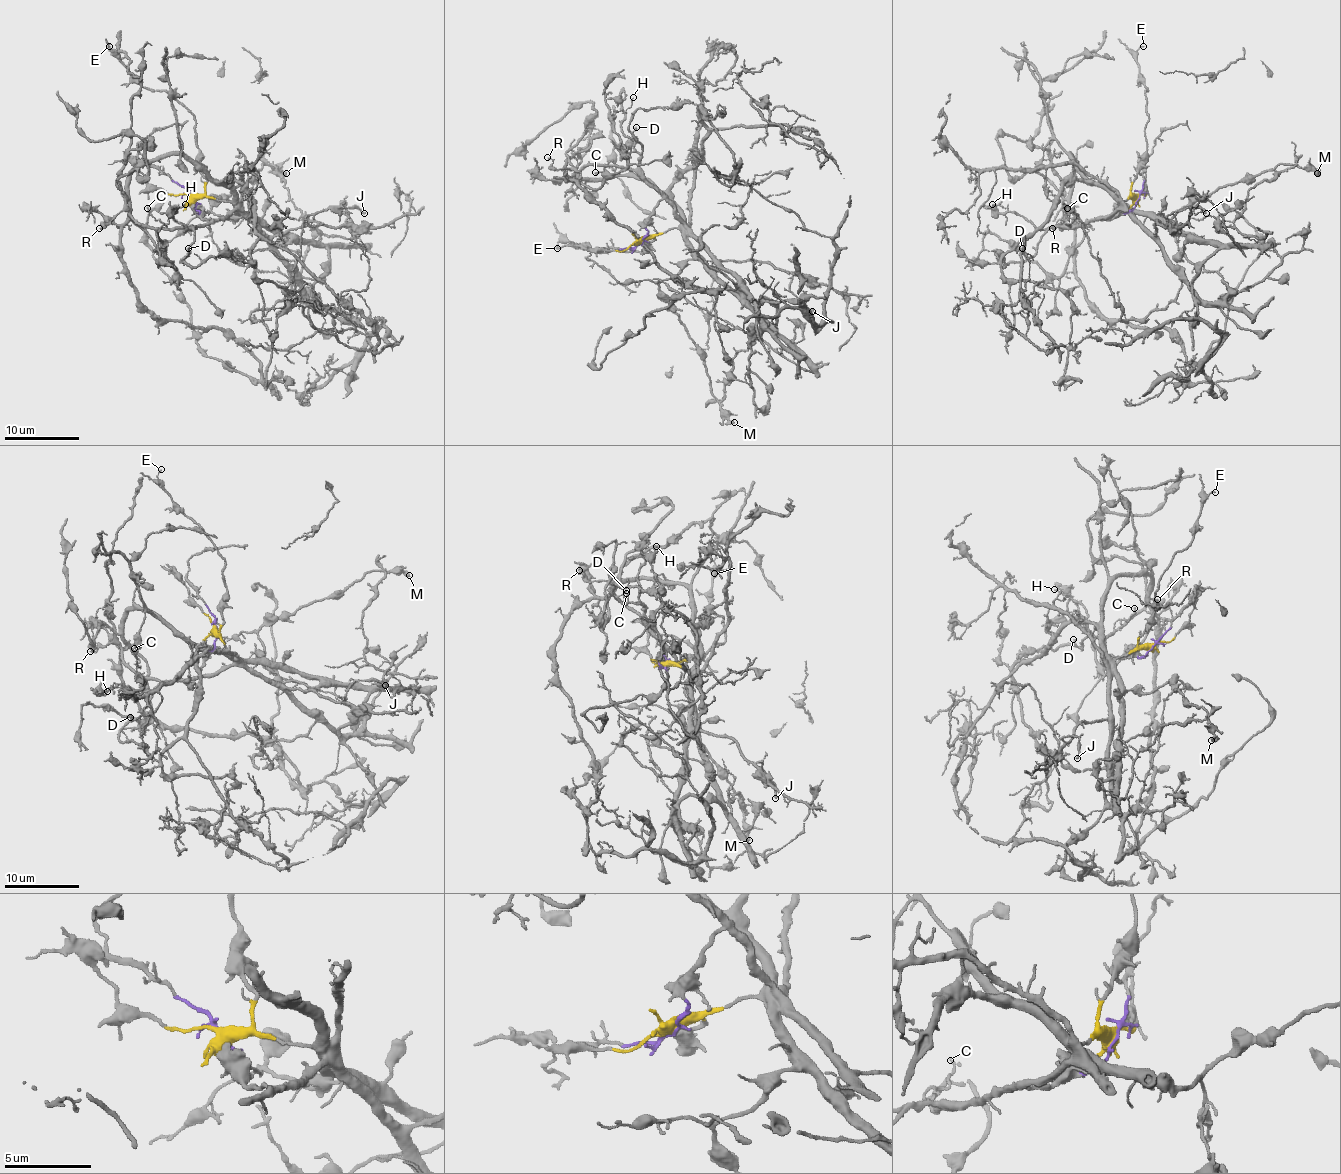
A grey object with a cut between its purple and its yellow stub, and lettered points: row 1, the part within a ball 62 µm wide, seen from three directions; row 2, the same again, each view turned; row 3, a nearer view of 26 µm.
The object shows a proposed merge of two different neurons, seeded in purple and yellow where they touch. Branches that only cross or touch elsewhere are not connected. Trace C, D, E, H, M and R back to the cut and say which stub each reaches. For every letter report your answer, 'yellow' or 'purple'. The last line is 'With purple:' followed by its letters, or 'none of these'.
C: purple
D: purple
E: yellow
H: purple
M: yellow
R: purple
With purple: C, D, H, R

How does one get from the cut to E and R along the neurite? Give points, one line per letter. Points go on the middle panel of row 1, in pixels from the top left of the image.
E: (640, 243), (653, 236), (647, 251), (643, 249), (642, 253), (595, 253), (569, 241), (560, 241), (556, 249)
R: (640, 243), (647, 232), (645, 219), (662, 197), (636, 171), (616, 165), (556, 169), (547, 158)

